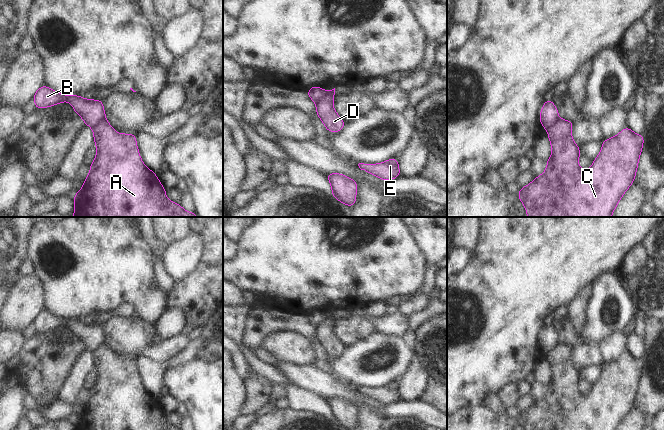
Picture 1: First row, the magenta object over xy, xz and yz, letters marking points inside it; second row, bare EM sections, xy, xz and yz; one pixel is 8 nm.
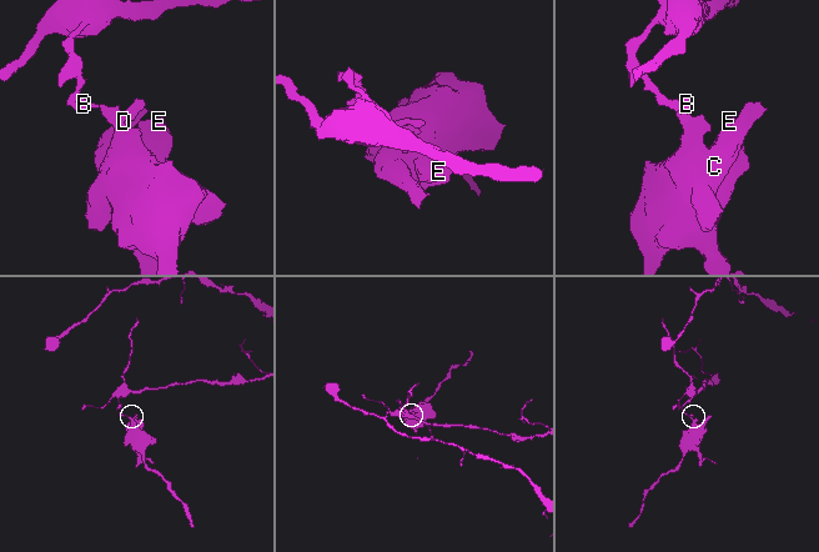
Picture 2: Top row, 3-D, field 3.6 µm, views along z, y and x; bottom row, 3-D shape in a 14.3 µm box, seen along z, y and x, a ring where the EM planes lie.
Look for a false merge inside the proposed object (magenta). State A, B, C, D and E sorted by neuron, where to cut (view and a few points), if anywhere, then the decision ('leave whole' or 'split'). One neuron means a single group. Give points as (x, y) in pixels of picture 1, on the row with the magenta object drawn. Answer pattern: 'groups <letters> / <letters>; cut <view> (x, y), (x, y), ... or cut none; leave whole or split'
groups A C D E / B; cut xz (334, 94), (323, 94), (315, 101); split

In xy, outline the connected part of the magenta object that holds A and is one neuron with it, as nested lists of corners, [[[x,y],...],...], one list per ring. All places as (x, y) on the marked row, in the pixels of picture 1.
[[[107,121],[96,123],[92,130],[98,151],[82,189],[74,194],[76,206],[73,217],[198,217],[166,198],[166,189],[160,184],[157,174],[148,169],[140,158],[136,134],[119,134]]]

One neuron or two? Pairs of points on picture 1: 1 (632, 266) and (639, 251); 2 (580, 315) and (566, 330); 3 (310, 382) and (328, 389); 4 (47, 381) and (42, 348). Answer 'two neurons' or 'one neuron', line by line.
1: one neuron
2: two neurons
3: one neuron
4: one neuron

